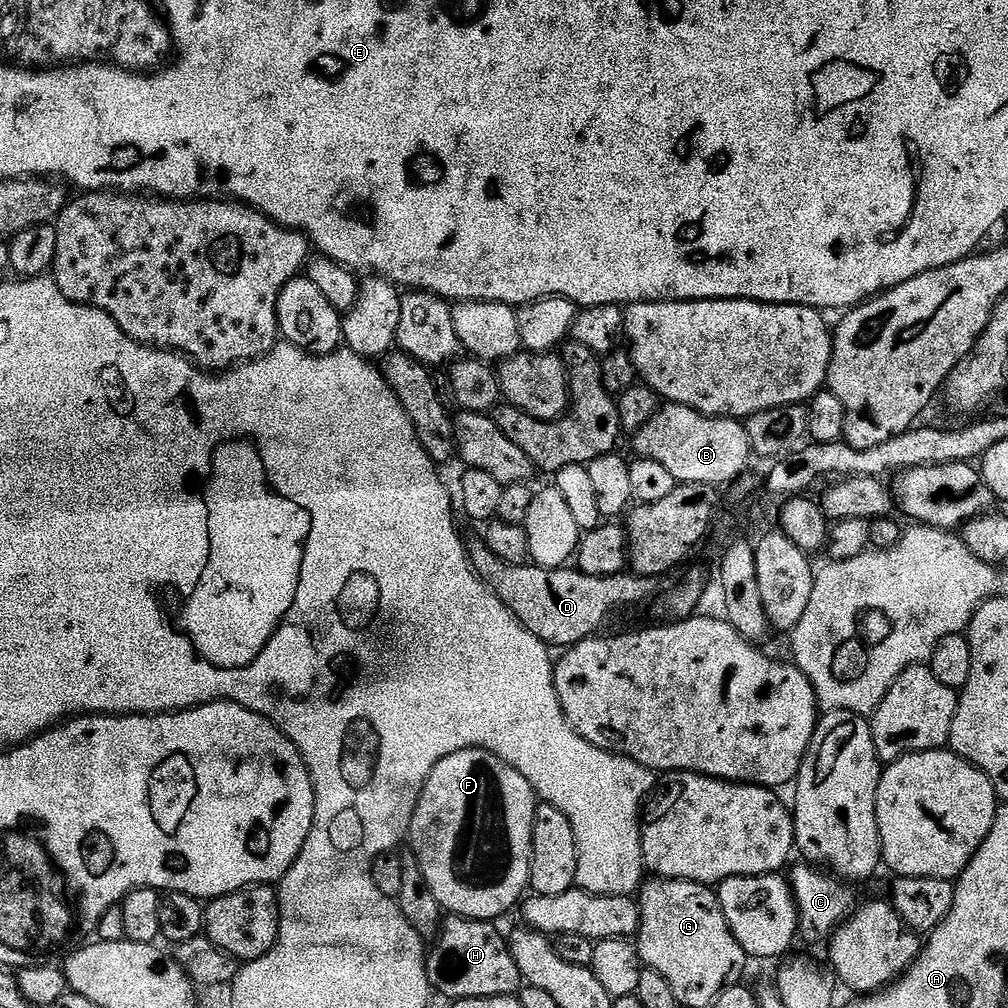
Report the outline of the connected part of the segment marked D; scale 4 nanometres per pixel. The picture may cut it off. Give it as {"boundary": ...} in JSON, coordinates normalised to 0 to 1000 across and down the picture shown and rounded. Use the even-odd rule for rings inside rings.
{"boundary":[[[476,534],[465,535],[462,543],[473,573],[504,602],[518,622],[549,644],[560,645],[590,632],[607,607],[618,599],[639,599],[651,587],[652,576],[647,573],[627,569],[583,571],[567,562],[534,563],[527,559],[503,560]]]}

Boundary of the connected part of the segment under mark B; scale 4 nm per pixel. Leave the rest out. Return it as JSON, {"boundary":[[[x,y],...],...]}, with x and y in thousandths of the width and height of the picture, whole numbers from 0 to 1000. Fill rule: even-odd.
{"boundary":[[[660,400],[626,434],[631,443],[632,453],[648,456],[661,465],[671,475],[672,481],[677,480],[714,480],[725,481],[739,471],[742,455],[748,449],[737,420],[730,415],[713,413],[697,413],[676,401]]]}

